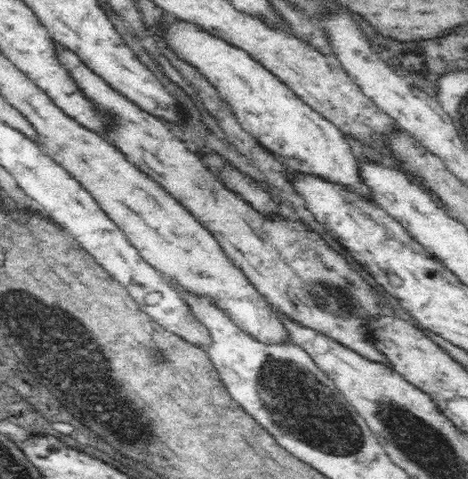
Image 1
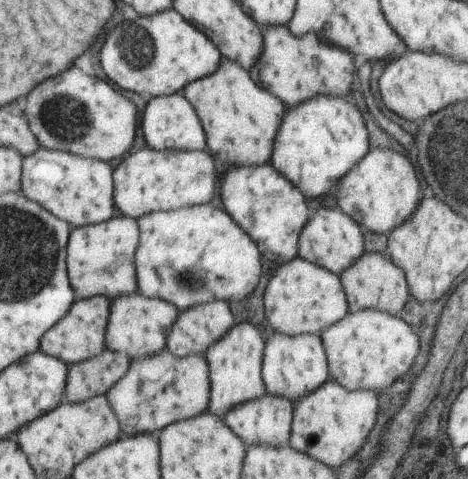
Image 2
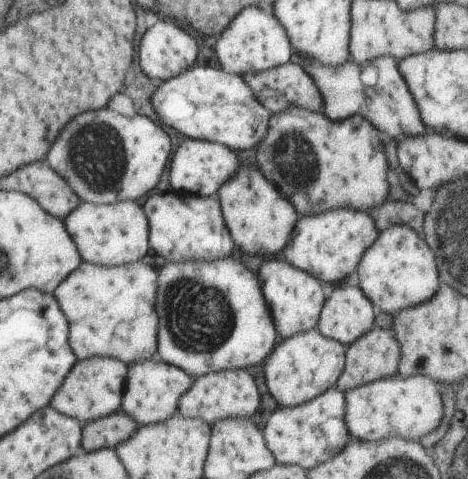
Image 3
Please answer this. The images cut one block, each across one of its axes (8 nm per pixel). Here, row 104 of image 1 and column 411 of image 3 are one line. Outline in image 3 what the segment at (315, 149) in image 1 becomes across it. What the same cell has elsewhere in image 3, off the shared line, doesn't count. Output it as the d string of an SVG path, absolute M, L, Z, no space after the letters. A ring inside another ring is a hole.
M393 224L387 230L381 230L375 242L363 252L363 258L359 258L359 270L355 272L357 288L361 288L367 300L375 304L377 312L387 312L391 316L407 306L417 306L429 300L441 282L437 280L435 252L431 252L431 248L419 240L415 230L405 224Z

